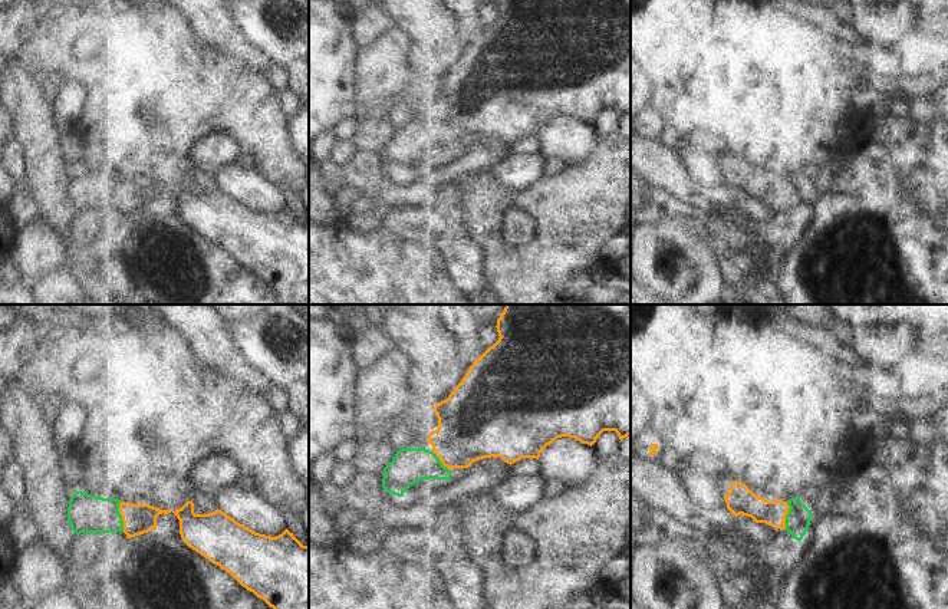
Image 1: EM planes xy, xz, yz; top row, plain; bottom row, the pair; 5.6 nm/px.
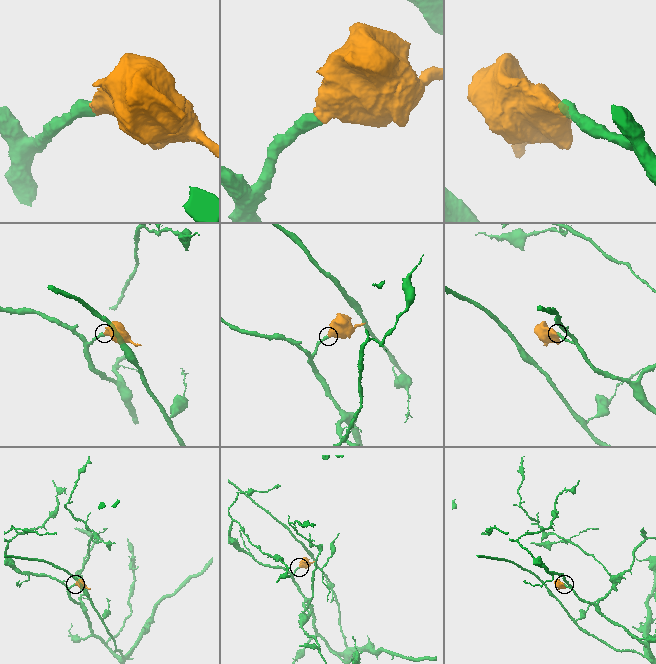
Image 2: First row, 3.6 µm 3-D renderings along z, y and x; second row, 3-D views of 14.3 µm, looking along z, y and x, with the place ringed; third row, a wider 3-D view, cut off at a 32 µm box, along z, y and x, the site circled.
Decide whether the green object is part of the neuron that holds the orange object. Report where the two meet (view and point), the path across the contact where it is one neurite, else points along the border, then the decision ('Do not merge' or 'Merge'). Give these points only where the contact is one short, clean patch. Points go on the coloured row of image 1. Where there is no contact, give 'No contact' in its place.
Touches orange at xy (121, 514). Path across: xy (138, 519), (121, 514), (86, 513). Merge

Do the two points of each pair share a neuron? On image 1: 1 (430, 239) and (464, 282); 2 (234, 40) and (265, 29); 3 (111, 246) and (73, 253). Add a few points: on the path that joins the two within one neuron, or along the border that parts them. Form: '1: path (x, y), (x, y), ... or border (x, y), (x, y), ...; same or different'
1: path (443, 244), (454, 256), (457, 269); same
2: border (231, 15), (243, 33), (272, 58); different
3: border (101, 246), (104, 260), (89, 275); different

